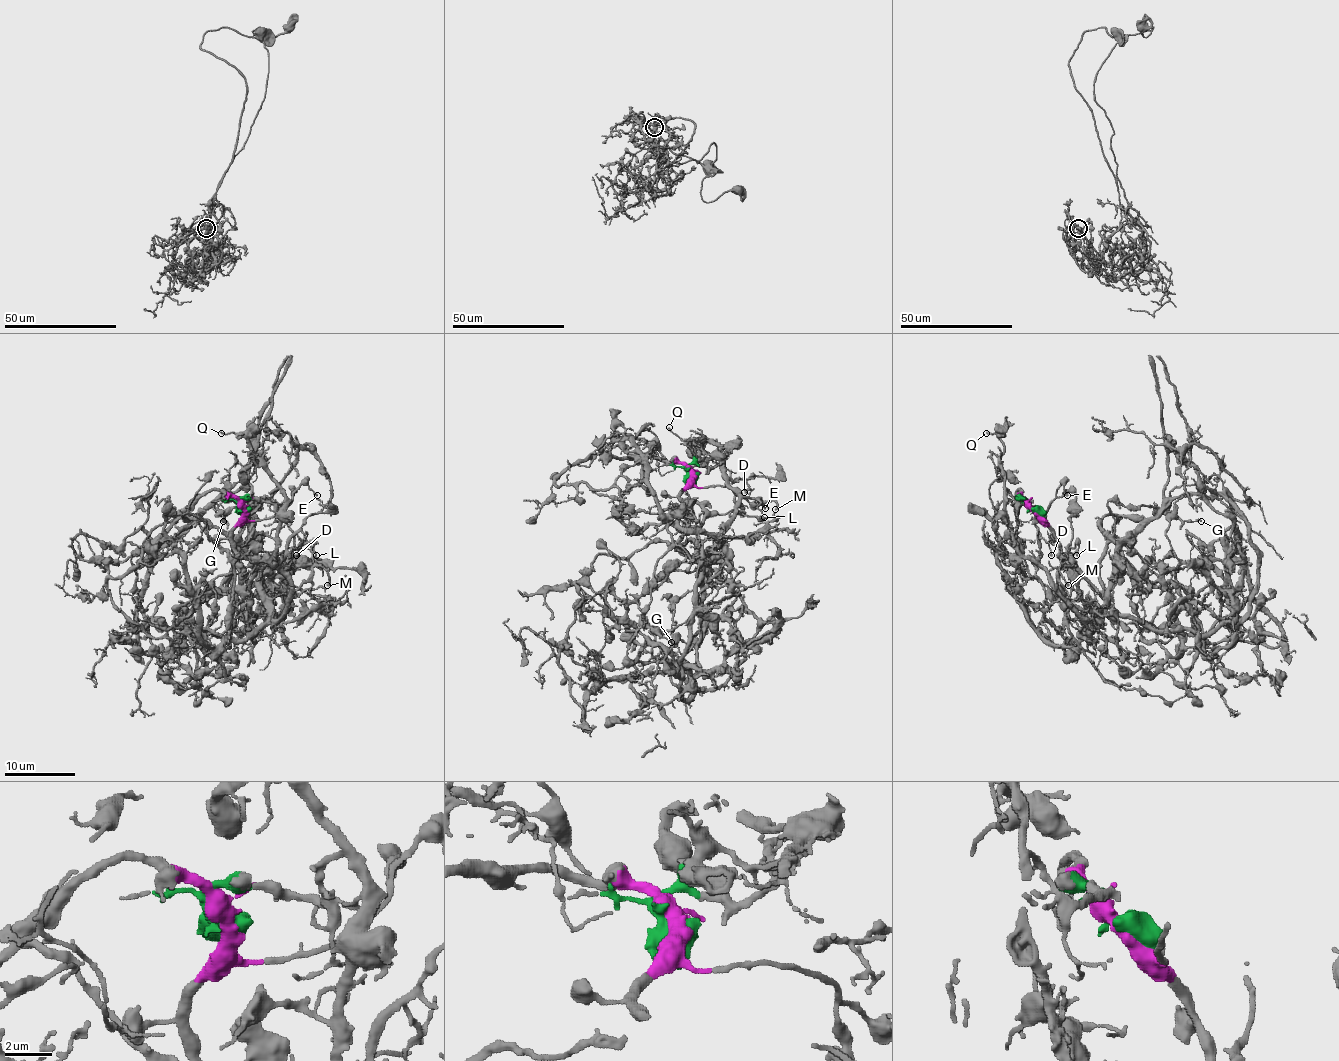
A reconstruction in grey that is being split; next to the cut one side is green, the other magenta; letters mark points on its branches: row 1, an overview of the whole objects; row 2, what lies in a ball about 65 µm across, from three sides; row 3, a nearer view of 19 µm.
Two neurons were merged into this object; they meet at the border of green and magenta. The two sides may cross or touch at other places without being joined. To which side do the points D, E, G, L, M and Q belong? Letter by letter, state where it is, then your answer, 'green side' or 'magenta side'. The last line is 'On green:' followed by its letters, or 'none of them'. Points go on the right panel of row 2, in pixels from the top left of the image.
D: (1051, 555) | green side
E: (1067, 495) | magenta side
G: (1201, 521) | magenta side
L: (1076, 555) | magenta side
M: (1068, 585) | green side
Q: (986, 433) | green side
On green: D, M, Q

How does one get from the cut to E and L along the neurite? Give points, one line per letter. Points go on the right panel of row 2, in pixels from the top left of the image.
E: (1032, 508), (1046, 520), (1048, 506), (1062, 485), (1067, 496)
L: (1032, 508), (1055, 536), (1058, 552), (1069, 559), (1072, 554), (1069, 551), (1076, 543), (1076, 556)

